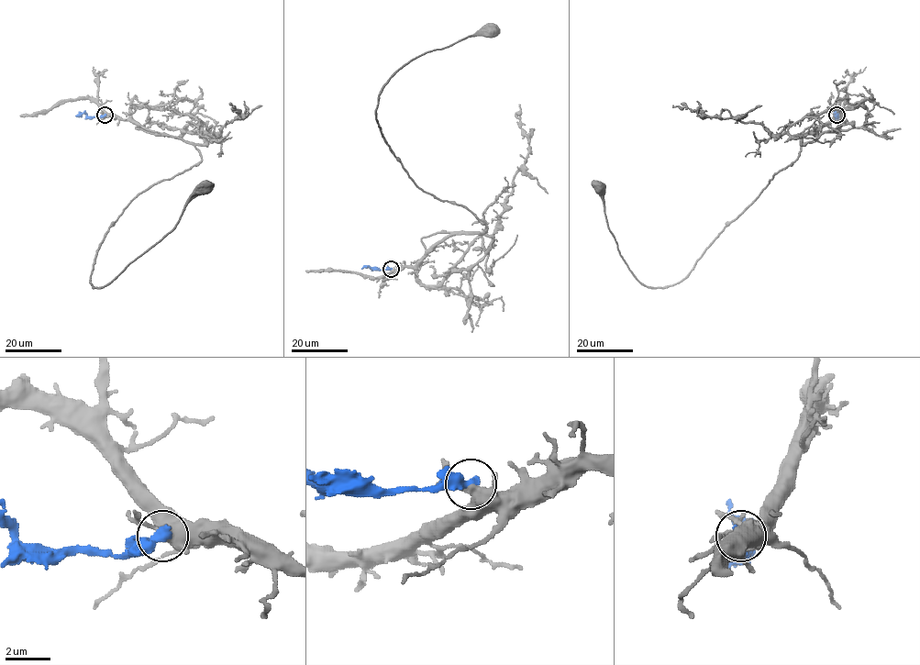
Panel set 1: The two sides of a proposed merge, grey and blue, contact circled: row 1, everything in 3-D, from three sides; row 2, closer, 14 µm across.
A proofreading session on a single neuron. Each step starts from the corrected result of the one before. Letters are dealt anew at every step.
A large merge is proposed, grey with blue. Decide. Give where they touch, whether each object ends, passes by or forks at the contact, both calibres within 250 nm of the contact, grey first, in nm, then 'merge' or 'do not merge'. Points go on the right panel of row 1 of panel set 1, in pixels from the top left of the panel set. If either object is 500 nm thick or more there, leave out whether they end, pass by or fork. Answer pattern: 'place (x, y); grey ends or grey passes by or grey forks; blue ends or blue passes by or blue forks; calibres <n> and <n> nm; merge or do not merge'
place (836, 115); grey passes by; blue ends; calibres 380 and 480 nm; do not merge

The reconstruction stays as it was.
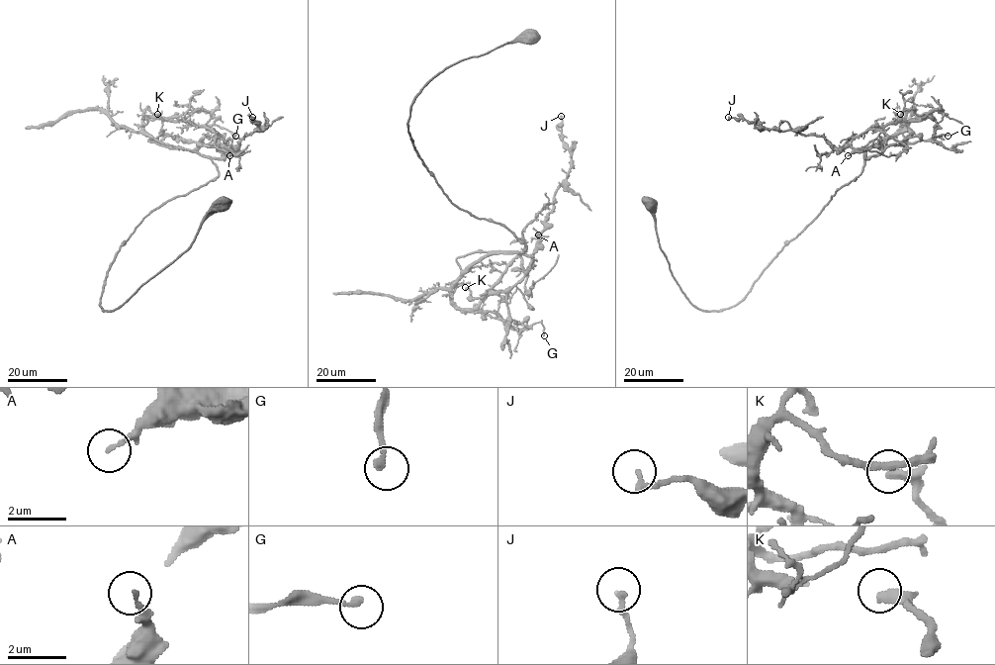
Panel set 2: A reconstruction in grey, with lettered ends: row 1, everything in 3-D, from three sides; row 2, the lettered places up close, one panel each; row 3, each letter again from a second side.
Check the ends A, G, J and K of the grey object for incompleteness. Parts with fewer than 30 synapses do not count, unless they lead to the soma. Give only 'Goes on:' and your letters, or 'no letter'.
Goes on: no letter

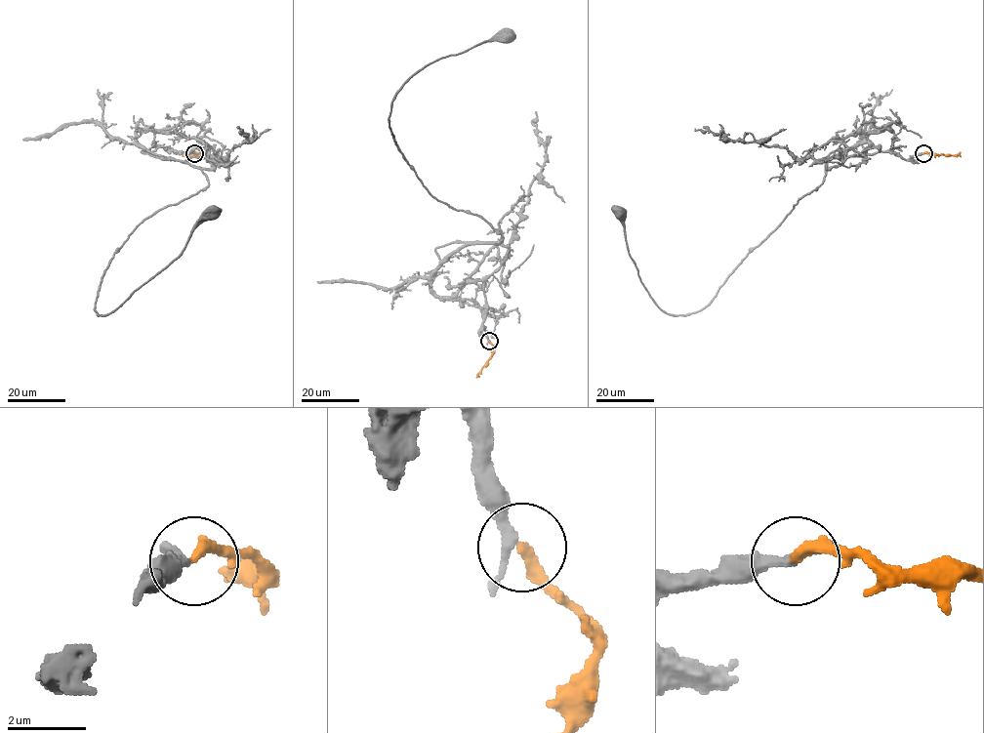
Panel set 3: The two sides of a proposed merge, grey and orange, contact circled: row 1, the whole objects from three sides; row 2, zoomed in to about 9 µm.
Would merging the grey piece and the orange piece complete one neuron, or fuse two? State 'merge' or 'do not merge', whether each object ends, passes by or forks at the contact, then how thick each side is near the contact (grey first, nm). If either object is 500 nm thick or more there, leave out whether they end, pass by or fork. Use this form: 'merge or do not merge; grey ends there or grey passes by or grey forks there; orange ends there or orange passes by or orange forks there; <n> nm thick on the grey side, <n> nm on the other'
merge; grey passes by; orange ends there; 240 nm thick on the grey side, 300 nm on the other

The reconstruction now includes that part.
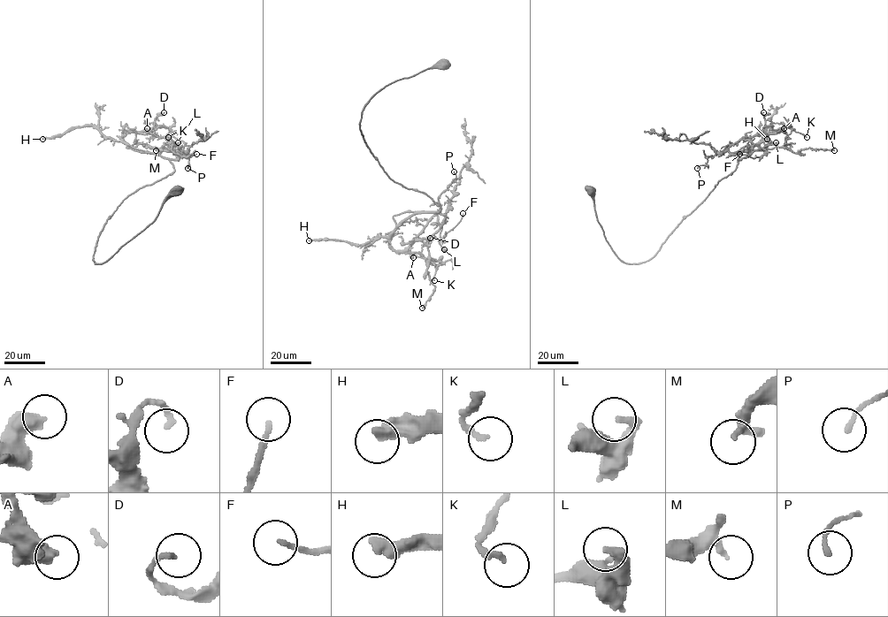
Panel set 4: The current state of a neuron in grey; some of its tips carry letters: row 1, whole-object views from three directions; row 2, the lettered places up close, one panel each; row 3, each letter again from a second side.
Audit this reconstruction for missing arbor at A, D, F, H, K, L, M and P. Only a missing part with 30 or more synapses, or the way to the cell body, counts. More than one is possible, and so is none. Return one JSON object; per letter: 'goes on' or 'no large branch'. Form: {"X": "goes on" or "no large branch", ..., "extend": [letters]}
{"A": "no large branch", "D": "no large branch", "F": "no large branch", "H": "goes on", "K": "no large branch", "L": "no large branch", "M": "no large branch", "P": "no large branch", "extend": ["H"]}

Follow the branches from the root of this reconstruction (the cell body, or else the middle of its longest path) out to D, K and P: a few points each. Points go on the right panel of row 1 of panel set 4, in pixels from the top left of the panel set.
D: (592, 190), (615, 255), (626, 262), (647, 261), (751, 153), (754, 144), (741, 139), (761, 133), (763, 112)
K: (592, 190), (612, 249), (624, 262), (640, 263), (735, 170), (741, 151), (785, 126), (807, 137)
P: (592, 190), (612, 249), (624, 262), (640, 263), (754, 144), (738, 140), (697, 168)

